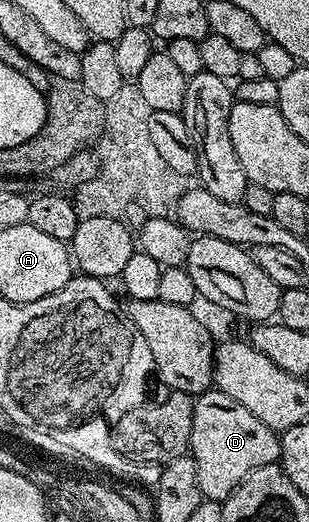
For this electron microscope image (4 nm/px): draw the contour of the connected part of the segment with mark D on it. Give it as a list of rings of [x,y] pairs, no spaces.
[[[212,387],[194,398],[193,431],[189,456],[197,467],[197,487],[208,501],[226,501],[228,495],[257,467],[273,465],[279,461],[280,434],[265,427],[253,411],[241,407],[237,399],[220,393]]]

